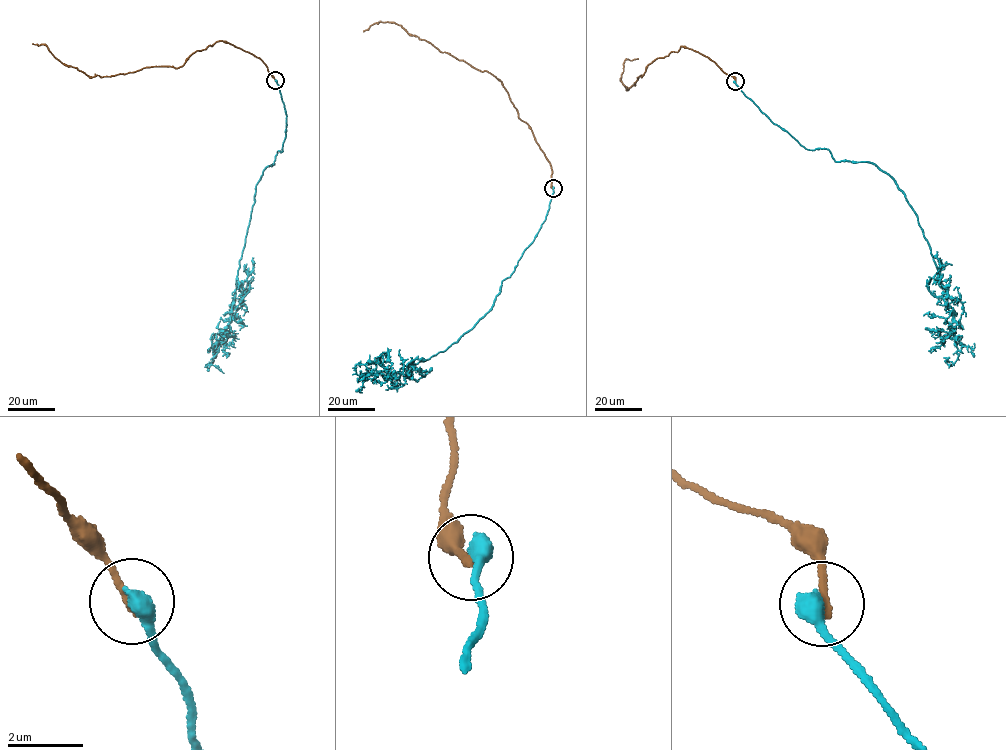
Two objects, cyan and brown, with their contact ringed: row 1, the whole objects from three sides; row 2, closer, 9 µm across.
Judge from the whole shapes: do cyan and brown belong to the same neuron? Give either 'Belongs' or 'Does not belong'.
Does not belong

